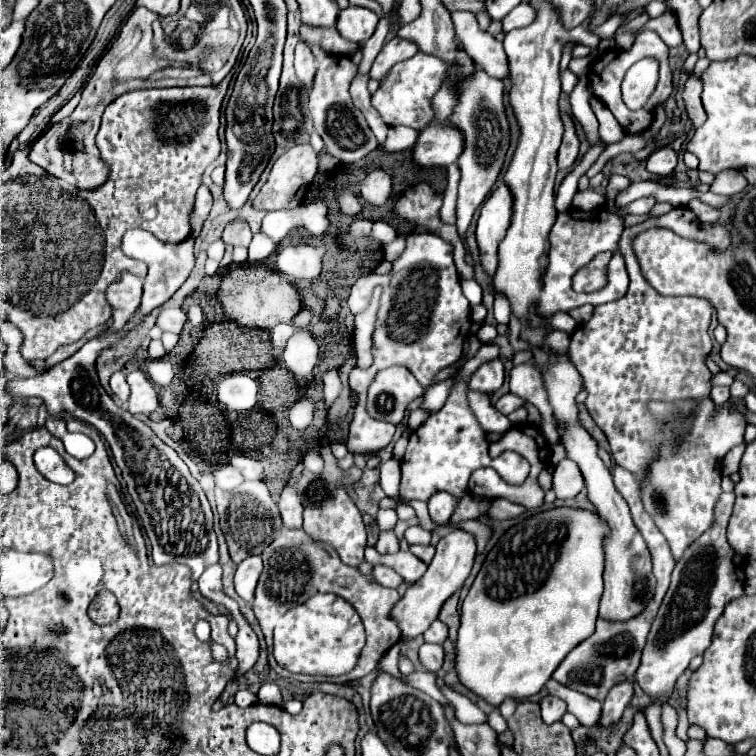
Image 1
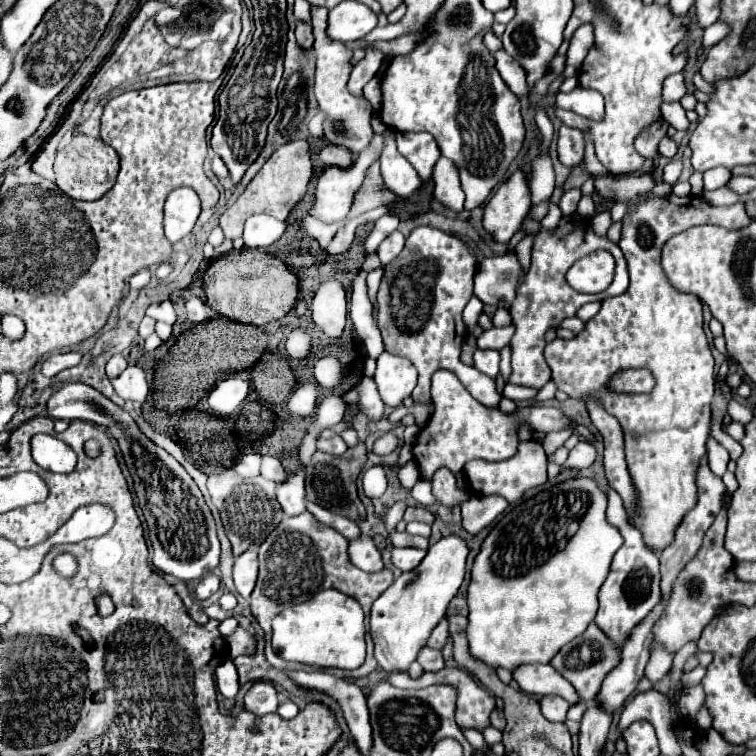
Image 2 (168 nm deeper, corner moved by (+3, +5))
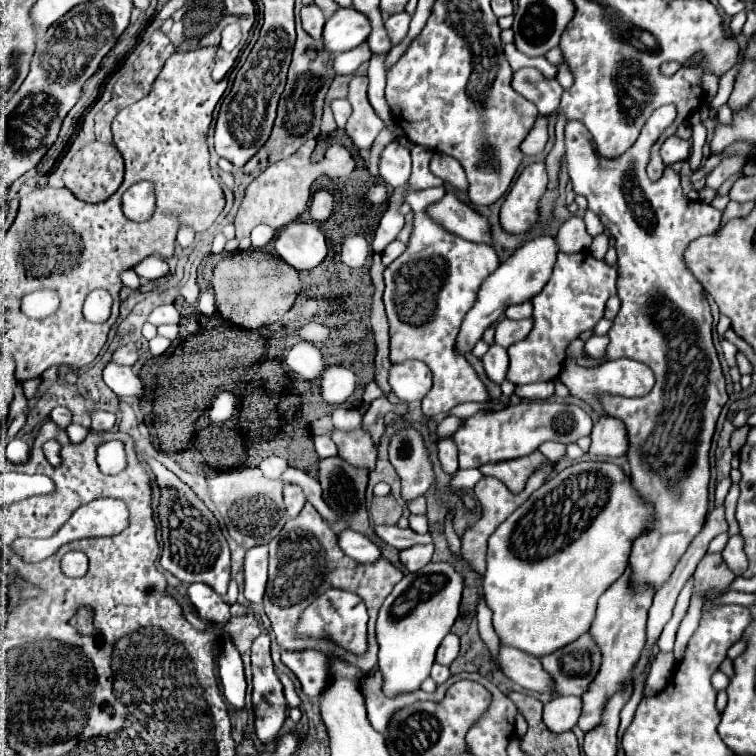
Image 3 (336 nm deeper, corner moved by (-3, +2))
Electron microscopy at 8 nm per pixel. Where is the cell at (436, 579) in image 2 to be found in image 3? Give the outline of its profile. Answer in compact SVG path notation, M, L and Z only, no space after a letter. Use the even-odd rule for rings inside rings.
M430 562L420 572L406 574L404 580L394 586L392 594L384 600L376 622L380 644L378 668L384 676L384 694L394 698L420 690L420 684L430 676L434 654L442 638L450 632L458 616L462 588L464 578L446 562Z

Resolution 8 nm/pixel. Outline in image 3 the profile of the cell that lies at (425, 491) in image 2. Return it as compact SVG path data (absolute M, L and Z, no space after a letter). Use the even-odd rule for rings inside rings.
M474 468L474 470L458 470L458 474L452 478L452 486L458 492L464 492L464 490L474 488L480 478L482 478L482 472L478 468Z

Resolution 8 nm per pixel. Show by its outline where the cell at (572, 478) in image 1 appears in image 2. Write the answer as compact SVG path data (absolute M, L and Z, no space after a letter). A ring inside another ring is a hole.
M580 441L570 453L568 453L568 459L566 463L562 465L562 469L576 469L576 471L582 471L582 469L588 469L596 459L596 447L588 441Z

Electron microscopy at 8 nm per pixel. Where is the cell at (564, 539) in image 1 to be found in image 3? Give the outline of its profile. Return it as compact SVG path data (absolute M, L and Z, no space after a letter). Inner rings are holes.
M572 462L532 492L488 538L484 596L494 612L494 630L500 642L540 658L586 634L598 598L624 574L632 544L644 534L648 518L652 522L654 508L632 486L630 476L612 462Z

